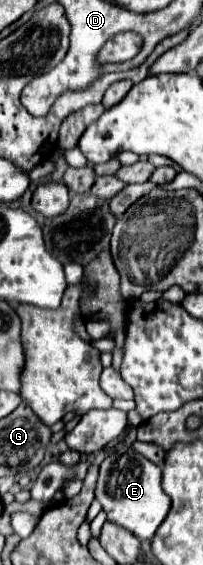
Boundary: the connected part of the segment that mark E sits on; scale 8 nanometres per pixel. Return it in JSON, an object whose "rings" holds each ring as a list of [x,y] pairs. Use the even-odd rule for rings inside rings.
{"rings":[[[118,447],[106,455],[100,463],[94,495],[96,501],[100,501],[102,511],[108,515],[108,521],[128,529],[138,539],[152,539],[158,525],[170,511],[170,497],[162,491],[160,467],[136,453],[132,447]]]}

